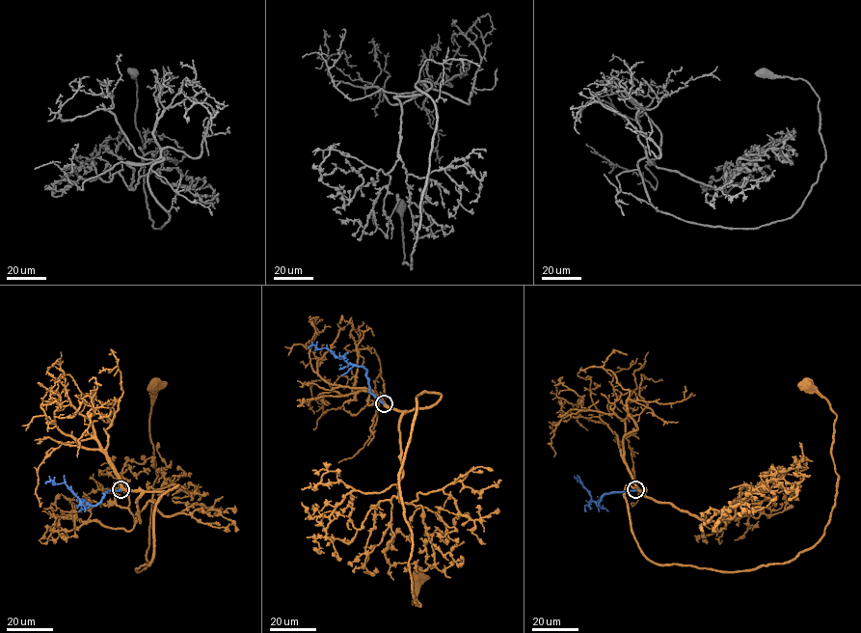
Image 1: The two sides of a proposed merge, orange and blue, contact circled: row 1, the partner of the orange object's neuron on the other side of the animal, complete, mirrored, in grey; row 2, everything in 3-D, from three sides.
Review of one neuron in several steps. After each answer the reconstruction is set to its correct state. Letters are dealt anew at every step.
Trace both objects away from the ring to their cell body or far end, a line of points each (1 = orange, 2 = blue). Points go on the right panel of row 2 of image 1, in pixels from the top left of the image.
1: (635, 489), (626, 487), (632, 533), (657, 564), (790, 563), (822, 536), (838, 477), (836, 413), (806, 387)
2: (635, 489), (605, 493), (598, 505), (580, 483)

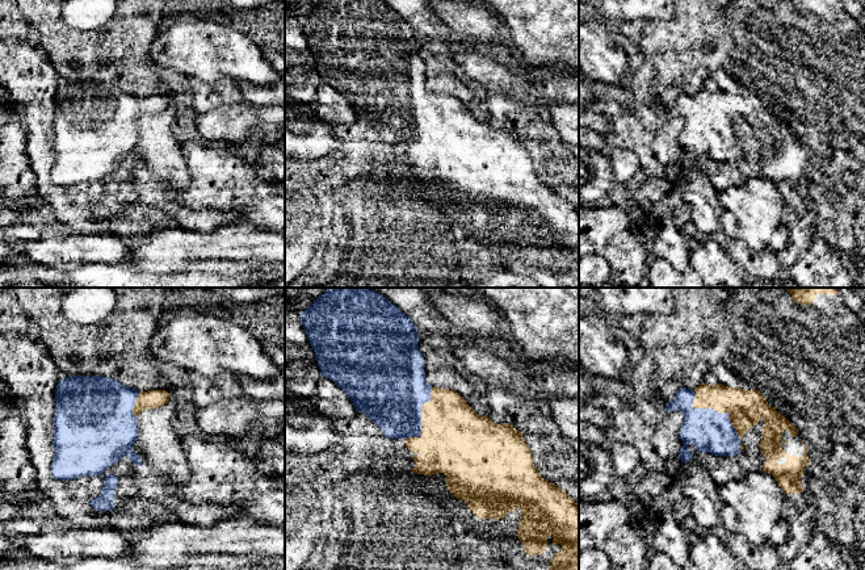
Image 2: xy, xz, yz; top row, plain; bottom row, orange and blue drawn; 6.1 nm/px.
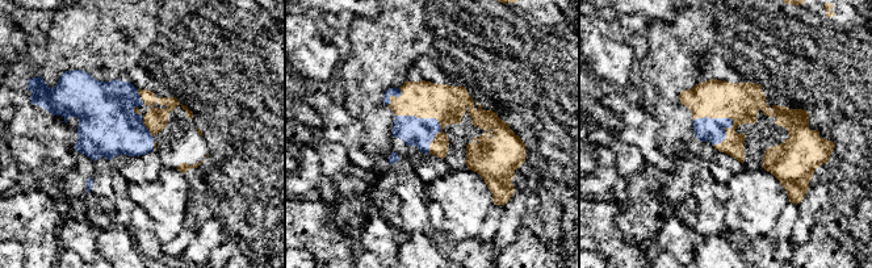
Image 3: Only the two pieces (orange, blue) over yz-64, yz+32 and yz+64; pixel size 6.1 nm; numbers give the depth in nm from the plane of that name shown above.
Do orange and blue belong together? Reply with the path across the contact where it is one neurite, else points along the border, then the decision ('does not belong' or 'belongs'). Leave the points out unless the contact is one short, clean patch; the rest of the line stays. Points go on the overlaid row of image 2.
belongs

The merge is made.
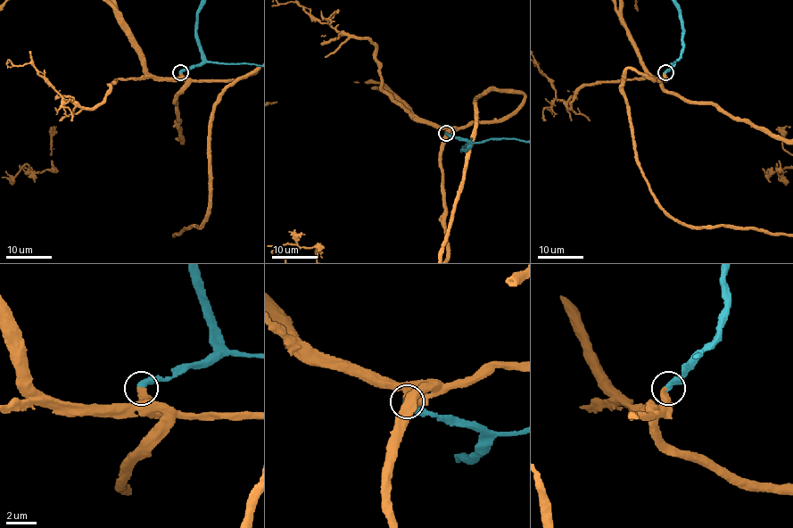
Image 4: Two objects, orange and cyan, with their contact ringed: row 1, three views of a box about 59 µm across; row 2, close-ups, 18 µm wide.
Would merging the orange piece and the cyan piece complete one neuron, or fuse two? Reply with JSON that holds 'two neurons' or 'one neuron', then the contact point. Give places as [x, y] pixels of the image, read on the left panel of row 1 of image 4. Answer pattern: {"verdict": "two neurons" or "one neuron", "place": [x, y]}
{"verdict": "one neuron", "place": [180, 72]}

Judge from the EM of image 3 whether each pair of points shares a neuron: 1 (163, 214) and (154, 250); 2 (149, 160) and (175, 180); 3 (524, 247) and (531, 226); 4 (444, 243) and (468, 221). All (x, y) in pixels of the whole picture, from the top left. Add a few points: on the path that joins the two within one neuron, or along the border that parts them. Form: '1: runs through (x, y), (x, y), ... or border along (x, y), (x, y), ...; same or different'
1: border along (135, 204), (150, 217); different
2: border along (163, 167), (151, 181), (131, 181); different
3: runs through (525, 242), (527, 231); same
4: border along (479, 234), (470, 238); different

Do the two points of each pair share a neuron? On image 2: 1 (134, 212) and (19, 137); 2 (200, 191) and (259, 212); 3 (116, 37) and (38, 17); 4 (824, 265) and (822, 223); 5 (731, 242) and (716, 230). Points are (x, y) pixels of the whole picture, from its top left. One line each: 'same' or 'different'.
1: different
2: same
3: same
4: different
5: different

